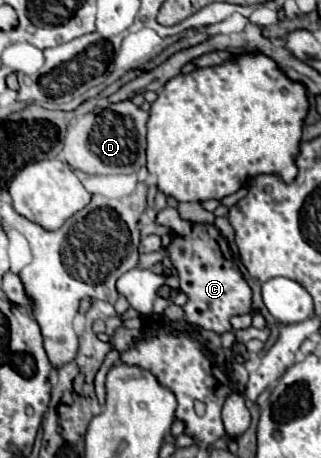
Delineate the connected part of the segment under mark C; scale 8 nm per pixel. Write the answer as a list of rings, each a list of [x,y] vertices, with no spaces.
[[[172,206],[160,210],[156,222],[172,230],[172,244],[166,252],[178,270],[180,290],[188,294],[188,302],[184,306],[186,320],[202,330],[212,330],[216,334],[230,332],[232,316],[252,312],[252,290],[232,262],[232,252],[224,236],[212,224],[184,222]]]

